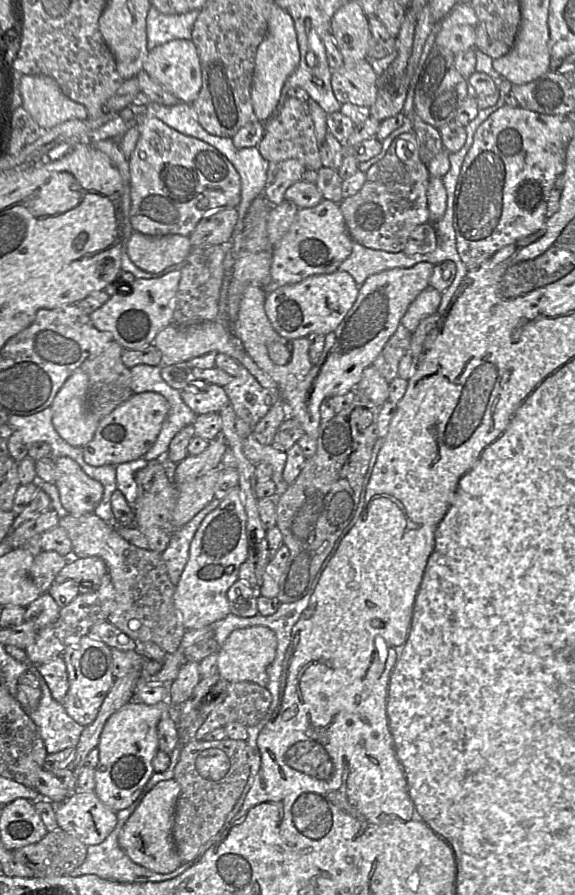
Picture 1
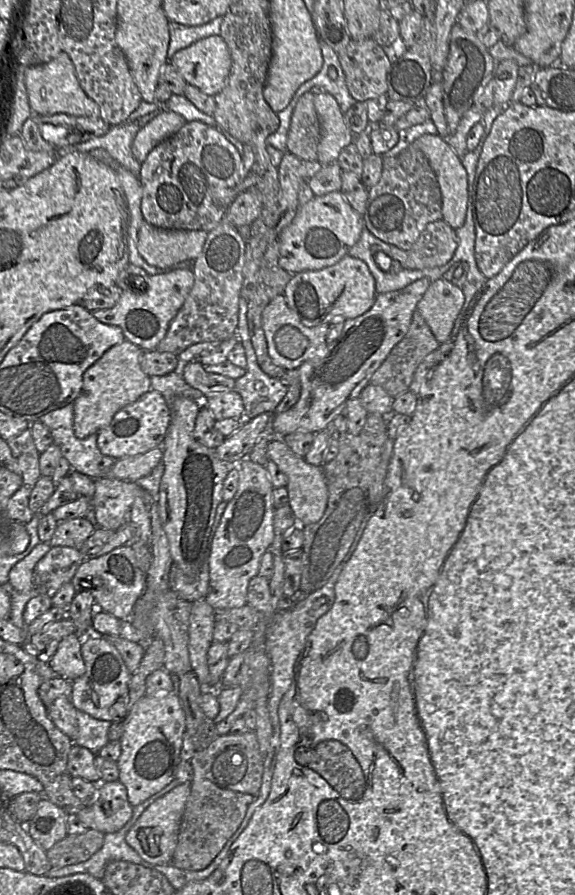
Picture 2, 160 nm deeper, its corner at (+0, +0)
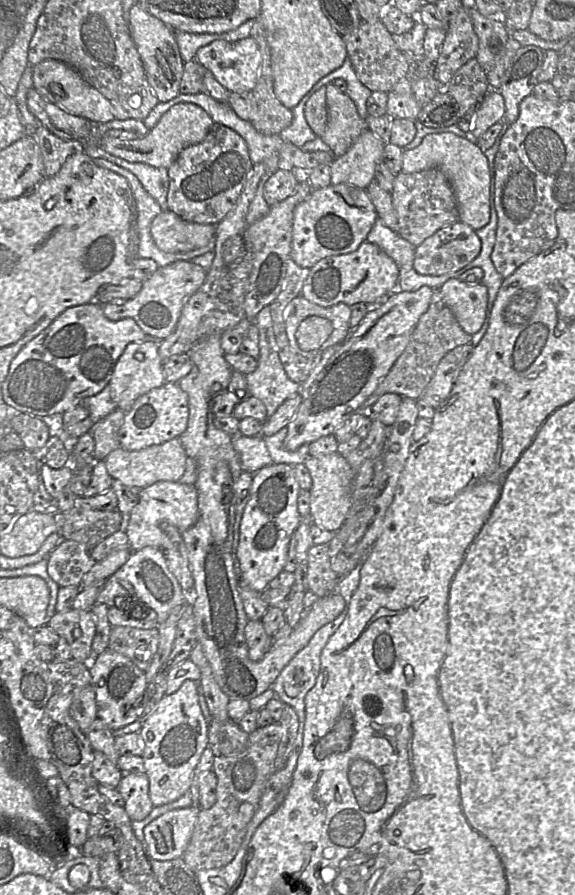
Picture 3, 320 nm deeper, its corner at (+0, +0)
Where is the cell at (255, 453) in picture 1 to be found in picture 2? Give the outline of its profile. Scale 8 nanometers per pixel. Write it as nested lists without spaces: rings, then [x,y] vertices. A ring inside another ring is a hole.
[[[274,438],[268,443],[266,455],[267,460],[275,463],[279,470],[287,476],[288,504],[299,522],[299,526],[319,521],[328,501],[328,488],[322,466],[306,462],[304,457],[295,454],[282,438]]]

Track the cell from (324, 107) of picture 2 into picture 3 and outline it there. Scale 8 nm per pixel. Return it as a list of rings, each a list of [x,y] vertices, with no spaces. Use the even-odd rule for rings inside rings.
[[[332,84],[326,85],[327,123],[322,140],[337,158],[343,155],[366,129],[354,101]]]

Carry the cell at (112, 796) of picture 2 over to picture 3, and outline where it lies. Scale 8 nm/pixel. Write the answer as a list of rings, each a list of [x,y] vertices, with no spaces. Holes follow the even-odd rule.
[[[123,773],[116,789],[124,801],[124,809],[131,821],[140,821],[154,808],[149,796],[149,779],[146,773]]]

